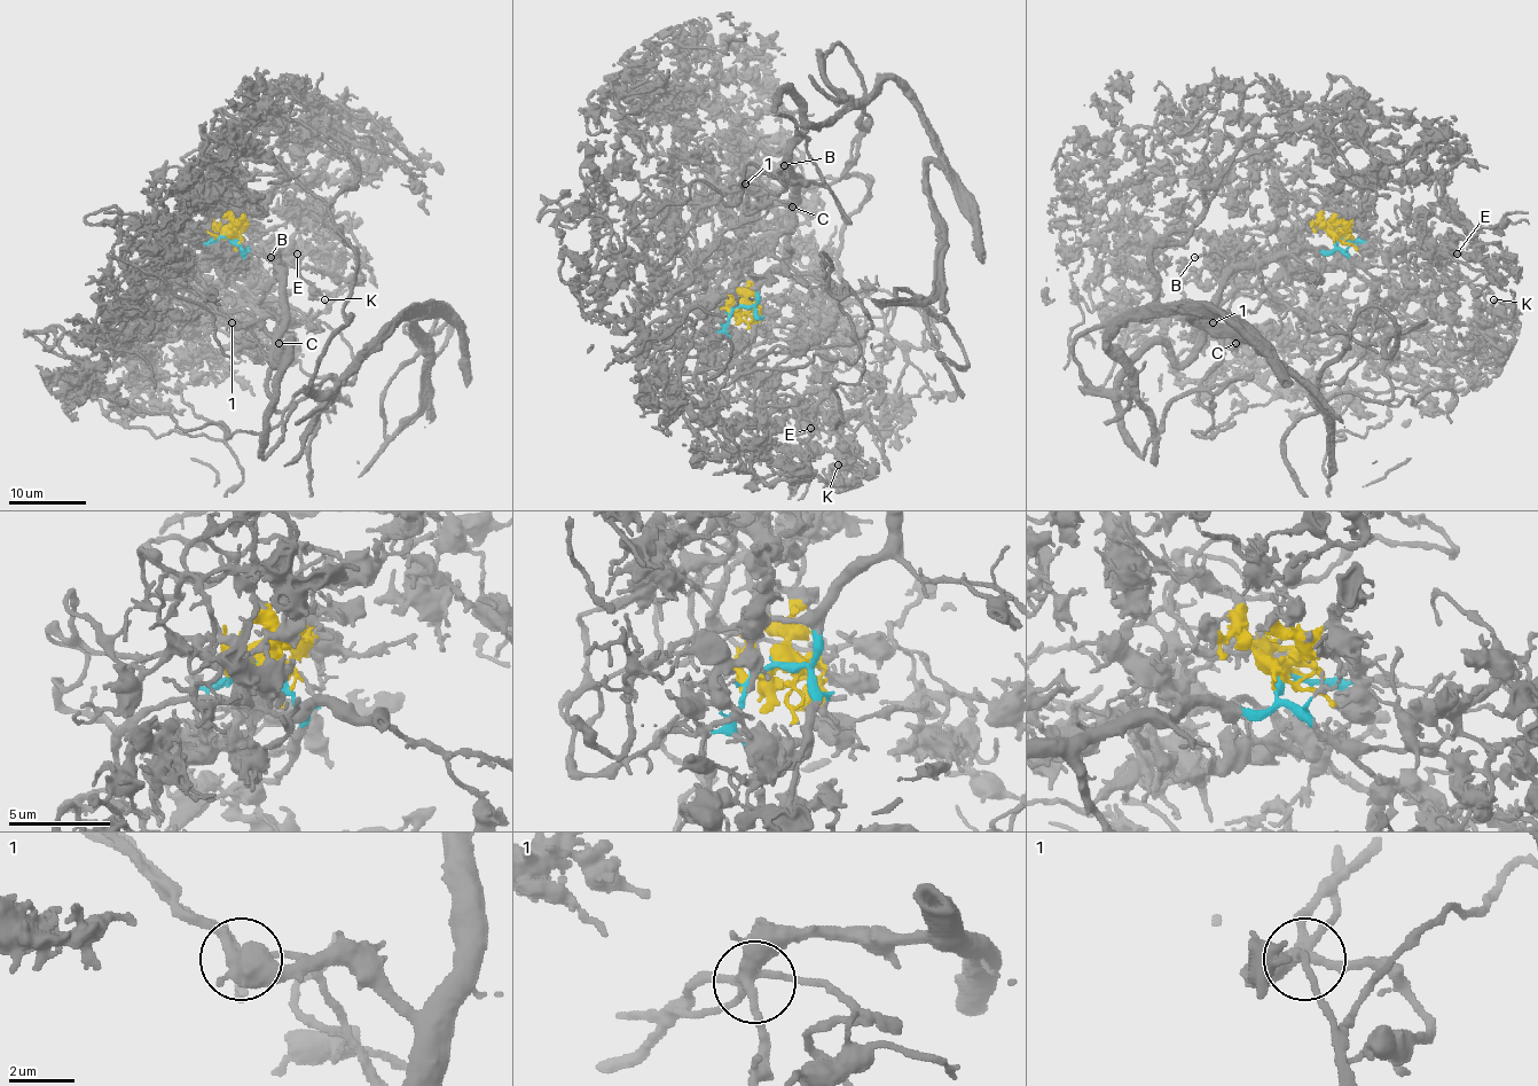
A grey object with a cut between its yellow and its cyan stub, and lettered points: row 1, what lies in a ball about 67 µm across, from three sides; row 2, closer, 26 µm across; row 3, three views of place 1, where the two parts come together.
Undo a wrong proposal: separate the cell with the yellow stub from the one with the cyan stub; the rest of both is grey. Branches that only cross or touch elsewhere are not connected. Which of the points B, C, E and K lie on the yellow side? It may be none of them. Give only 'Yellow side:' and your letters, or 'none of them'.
Yellow side: E, K

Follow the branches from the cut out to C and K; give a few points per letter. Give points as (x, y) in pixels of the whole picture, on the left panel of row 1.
C: (225, 237), (272, 255), (280, 274), (282, 325), (266, 335), (232, 322), (232, 335), (277, 342)
K: (225, 237), (254, 286), (218, 268), (249, 294), (305, 317), (324, 299)

